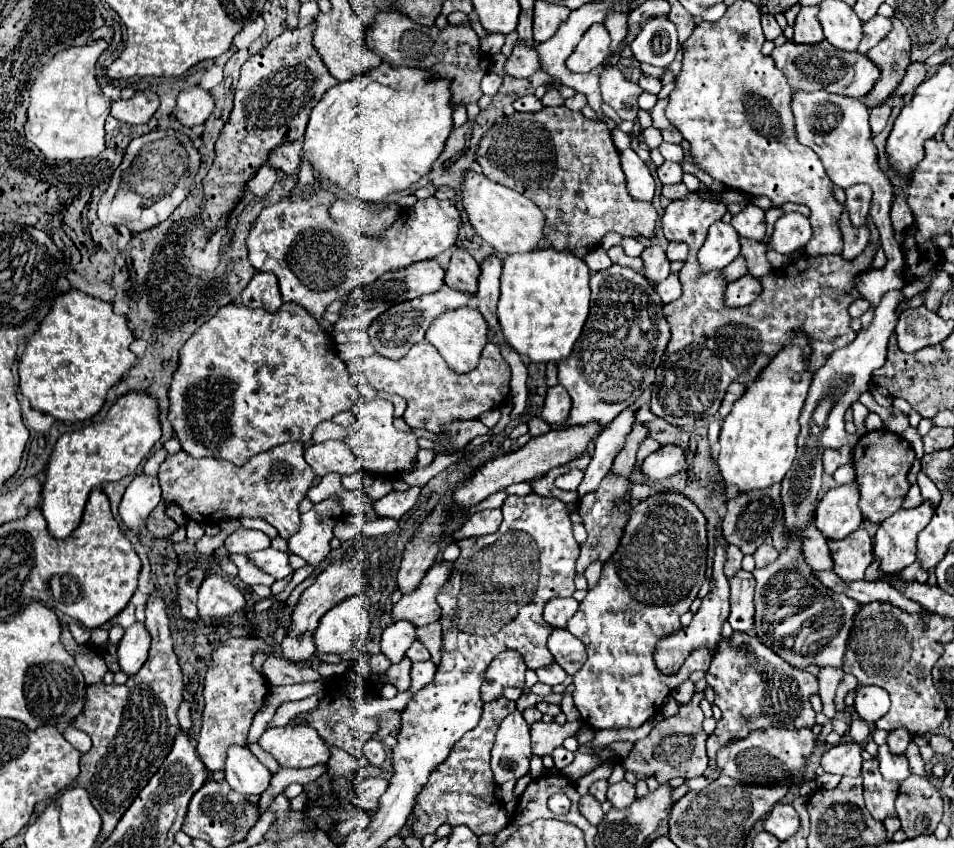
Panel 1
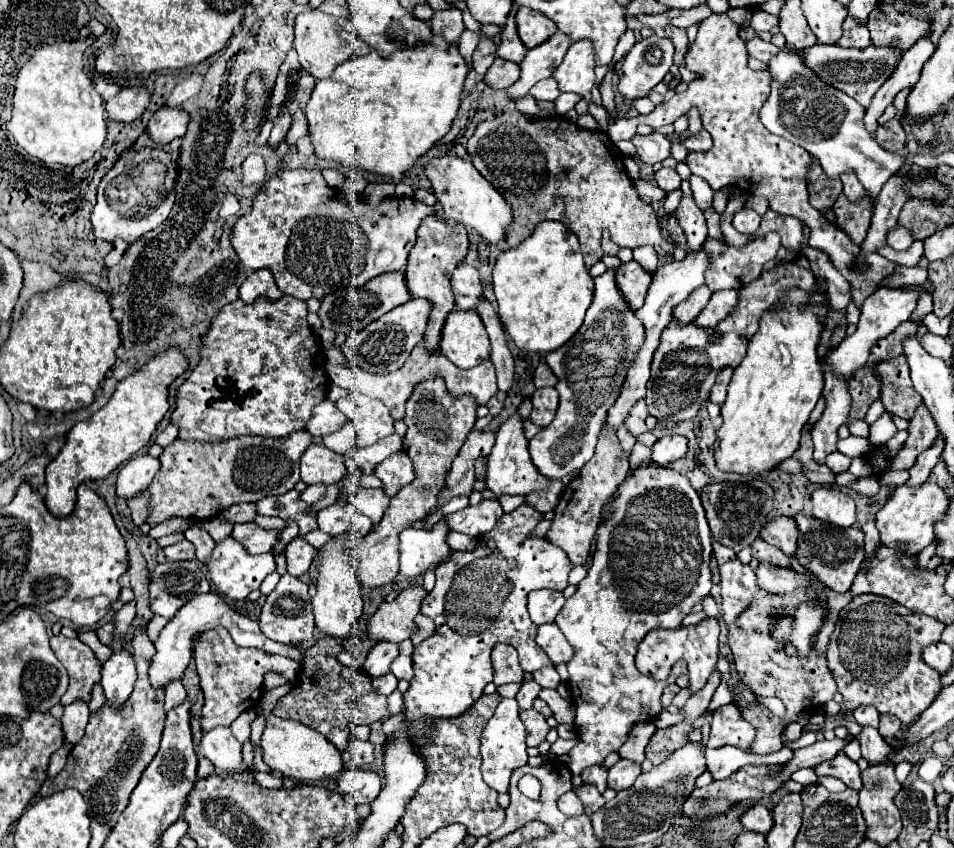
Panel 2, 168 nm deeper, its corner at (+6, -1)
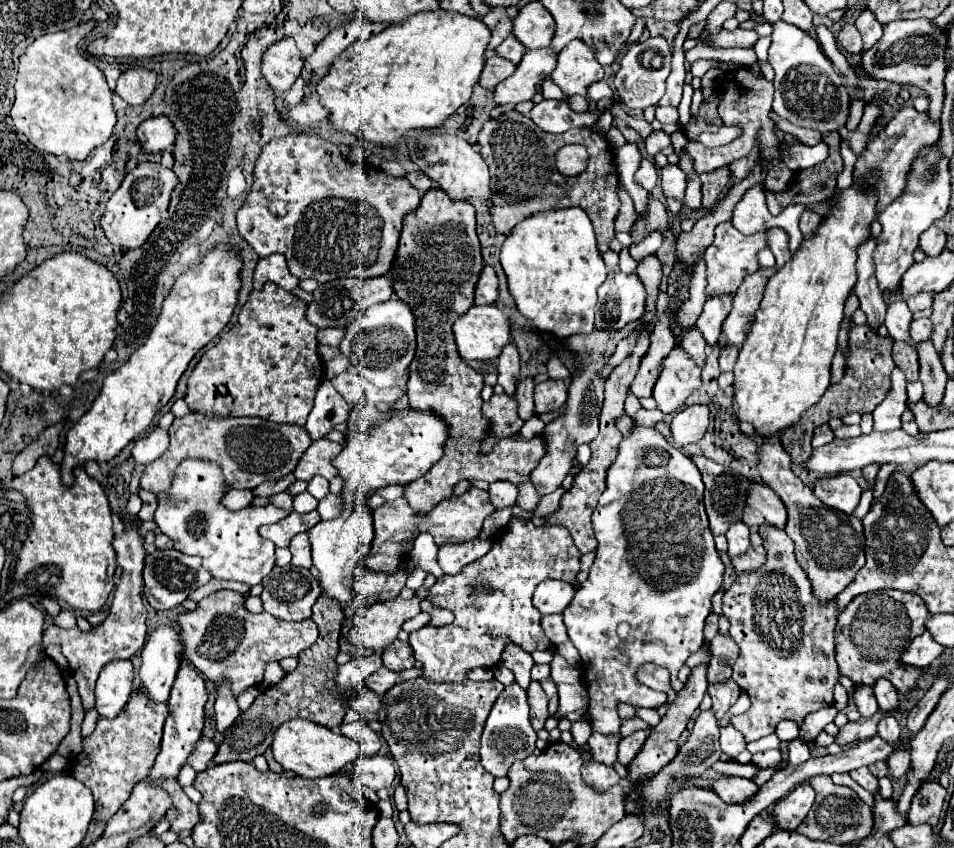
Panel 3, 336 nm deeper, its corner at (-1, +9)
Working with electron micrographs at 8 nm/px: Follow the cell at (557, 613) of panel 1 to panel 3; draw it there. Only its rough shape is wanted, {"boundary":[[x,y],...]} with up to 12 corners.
{"boundary":[[571,583],[537,585],[533,605],[541,615],[563,613],[575,595]]}

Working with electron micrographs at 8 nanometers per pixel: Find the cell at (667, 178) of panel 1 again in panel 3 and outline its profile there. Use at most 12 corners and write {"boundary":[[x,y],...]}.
{"boundary":[[679,165],[661,169],[665,197],[683,199],[685,173]]}

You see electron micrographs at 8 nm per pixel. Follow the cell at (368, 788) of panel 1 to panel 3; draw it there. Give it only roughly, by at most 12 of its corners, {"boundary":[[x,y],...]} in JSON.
{"boundary":[[359,757],[353,781],[373,791],[391,787],[395,763],[389,757]]}

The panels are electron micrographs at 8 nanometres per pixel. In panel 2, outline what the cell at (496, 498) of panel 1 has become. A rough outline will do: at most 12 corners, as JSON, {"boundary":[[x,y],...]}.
{"boundary":[[444,519],[400,535],[400,573],[422,577],[452,557]]}

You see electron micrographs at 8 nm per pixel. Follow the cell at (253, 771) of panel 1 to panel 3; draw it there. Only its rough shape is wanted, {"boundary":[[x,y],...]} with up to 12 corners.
{"boundary":[[229,687],[217,691],[215,721],[225,733],[239,717],[239,707]]}

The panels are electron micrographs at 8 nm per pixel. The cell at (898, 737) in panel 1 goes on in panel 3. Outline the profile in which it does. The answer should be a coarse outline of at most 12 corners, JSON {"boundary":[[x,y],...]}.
{"boundary":[[887,679],[875,683],[881,711],[899,709],[899,693]]}

